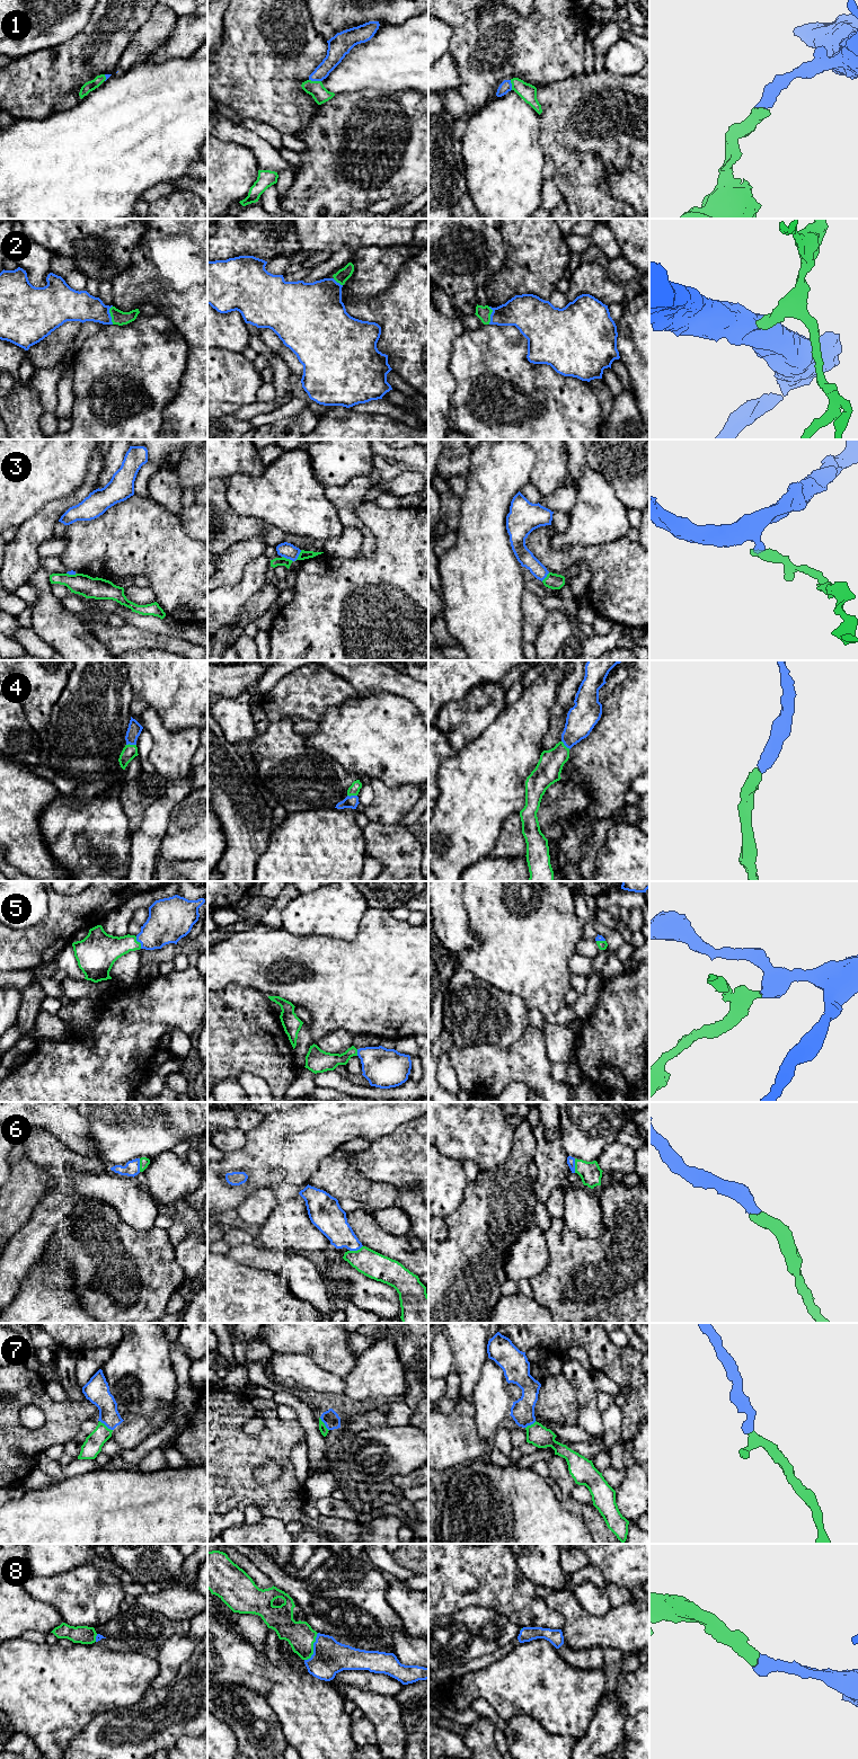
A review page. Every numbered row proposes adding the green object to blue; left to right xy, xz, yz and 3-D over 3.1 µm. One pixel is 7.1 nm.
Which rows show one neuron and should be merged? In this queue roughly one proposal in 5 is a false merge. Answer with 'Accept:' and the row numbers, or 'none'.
Accept: 1, 2, 4, 5, 6, 7, 8

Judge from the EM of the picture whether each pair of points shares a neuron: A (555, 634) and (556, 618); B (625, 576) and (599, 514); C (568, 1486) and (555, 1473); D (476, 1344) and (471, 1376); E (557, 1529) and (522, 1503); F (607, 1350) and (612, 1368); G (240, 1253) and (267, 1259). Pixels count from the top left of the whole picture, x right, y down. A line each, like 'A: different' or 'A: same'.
A: same
B: different
C: same
D: same
E: same
F: same
G: same

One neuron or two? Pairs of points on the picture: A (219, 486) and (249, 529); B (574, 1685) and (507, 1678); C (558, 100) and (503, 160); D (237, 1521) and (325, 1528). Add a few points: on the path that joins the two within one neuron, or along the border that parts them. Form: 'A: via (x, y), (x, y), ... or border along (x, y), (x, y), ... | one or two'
A: via (219, 498), (219, 506), (237, 524) | one
B: via (557, 1685), (548, 1685), (542, 1679), (524, 1679) | one
C: border along (539, 115), (539, 142), (542, 147) | two
D: border along (242, 1510), (235, 1509), (219, 1513) | two

